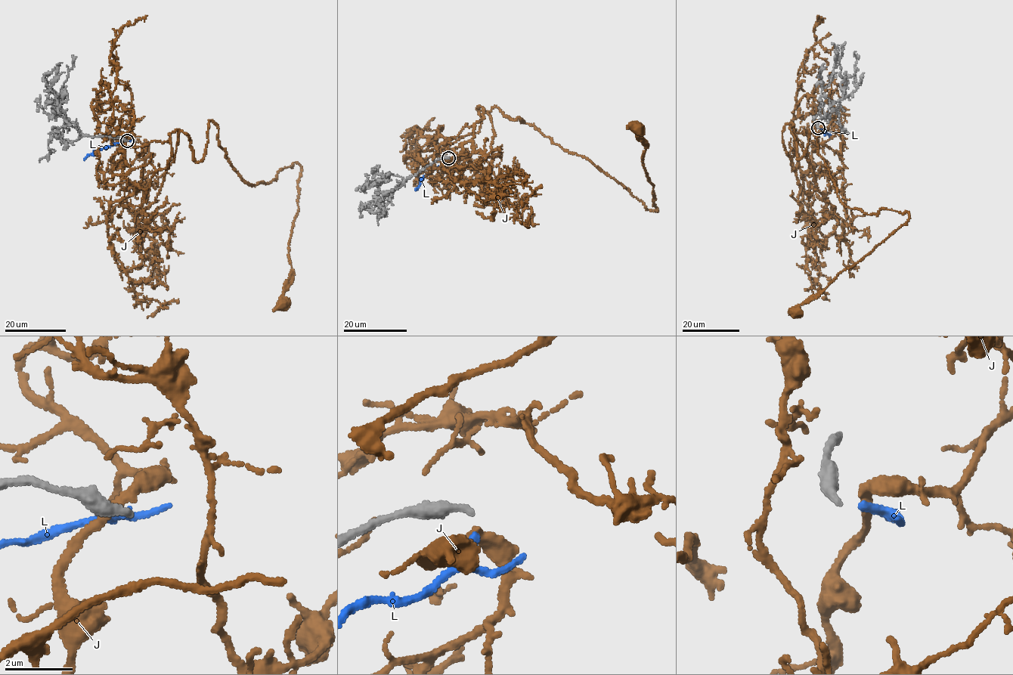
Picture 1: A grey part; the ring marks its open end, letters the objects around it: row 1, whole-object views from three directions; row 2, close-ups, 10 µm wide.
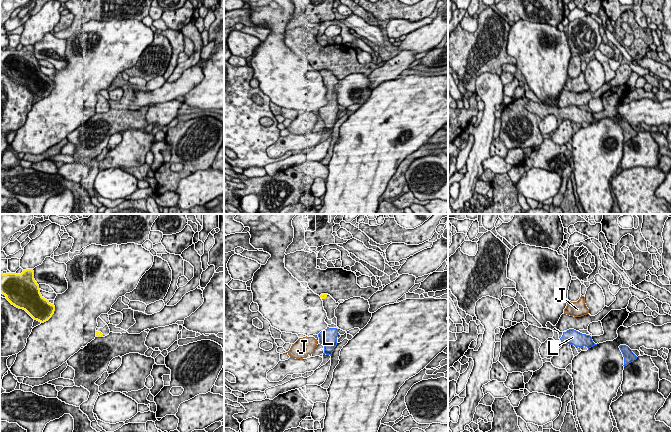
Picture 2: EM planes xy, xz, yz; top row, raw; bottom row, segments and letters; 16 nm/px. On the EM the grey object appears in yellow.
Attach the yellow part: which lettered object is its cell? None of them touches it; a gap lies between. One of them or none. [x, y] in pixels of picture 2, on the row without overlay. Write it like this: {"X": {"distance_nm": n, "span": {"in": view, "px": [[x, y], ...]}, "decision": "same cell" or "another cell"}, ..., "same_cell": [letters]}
{"J": {"distance_nm": 650, "span": {"in": "xz", "px": [[322, 74], [313, 113]]}, "decision": "another cell"}, "L": {"distance_nm": 460, "span": {"in": "xz", "px": [[324, 74], [327, 103]]}, "decision": "same cell"}, "same_cell": ["L"]}

